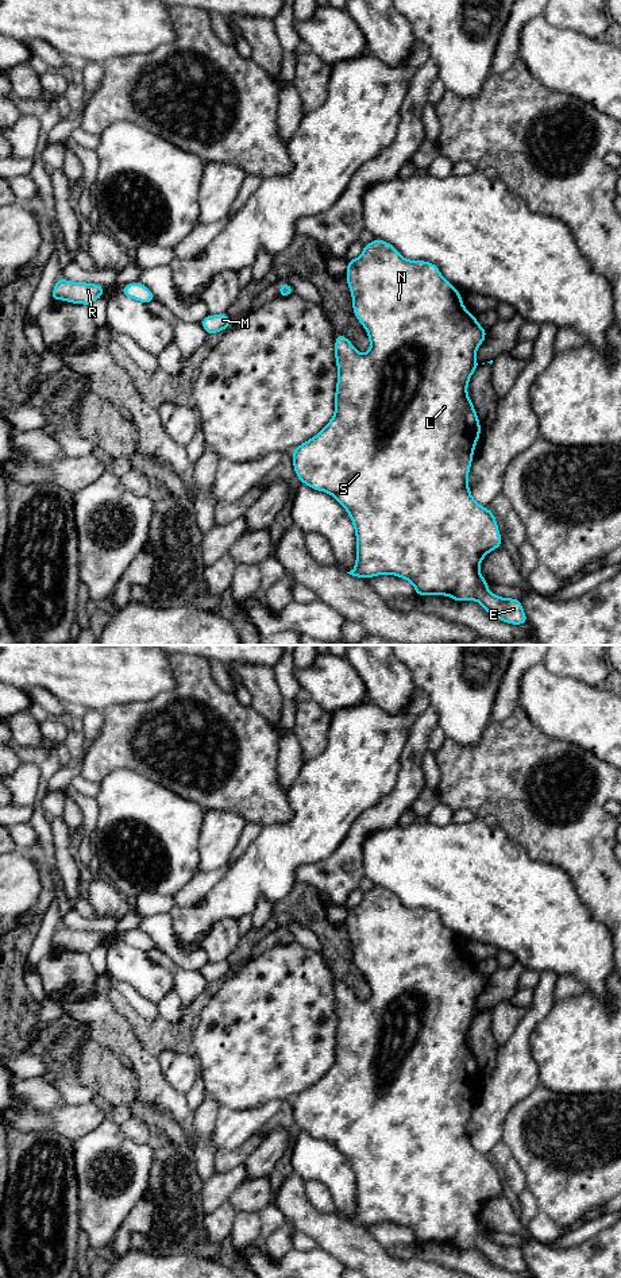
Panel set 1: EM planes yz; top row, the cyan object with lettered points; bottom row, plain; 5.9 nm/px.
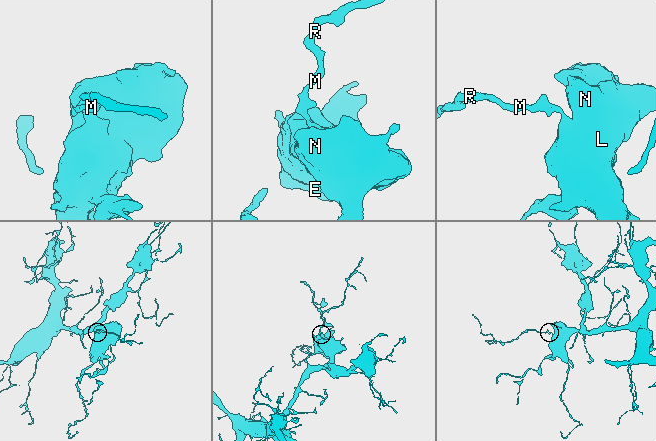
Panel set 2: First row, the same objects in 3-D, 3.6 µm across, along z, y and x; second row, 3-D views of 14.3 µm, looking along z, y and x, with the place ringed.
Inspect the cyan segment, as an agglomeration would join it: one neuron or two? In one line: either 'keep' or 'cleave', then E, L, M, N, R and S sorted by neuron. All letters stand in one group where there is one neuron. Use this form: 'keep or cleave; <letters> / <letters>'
keep; E L M N R S

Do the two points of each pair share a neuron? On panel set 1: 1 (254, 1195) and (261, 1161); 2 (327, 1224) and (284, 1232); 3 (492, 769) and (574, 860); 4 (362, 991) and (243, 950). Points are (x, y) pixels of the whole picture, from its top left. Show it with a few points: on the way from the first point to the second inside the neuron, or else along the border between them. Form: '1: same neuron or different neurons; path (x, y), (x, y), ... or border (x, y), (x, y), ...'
1: same neuron; path (254, 1186), (254, 1169)
2: different neurons; border (285, 1221), (297, 1231)
3: same neuron; path (515, 792), (531, 817), (551, 837)
4: same neuron; path (338, 956), (308, 915), (277, 922)

